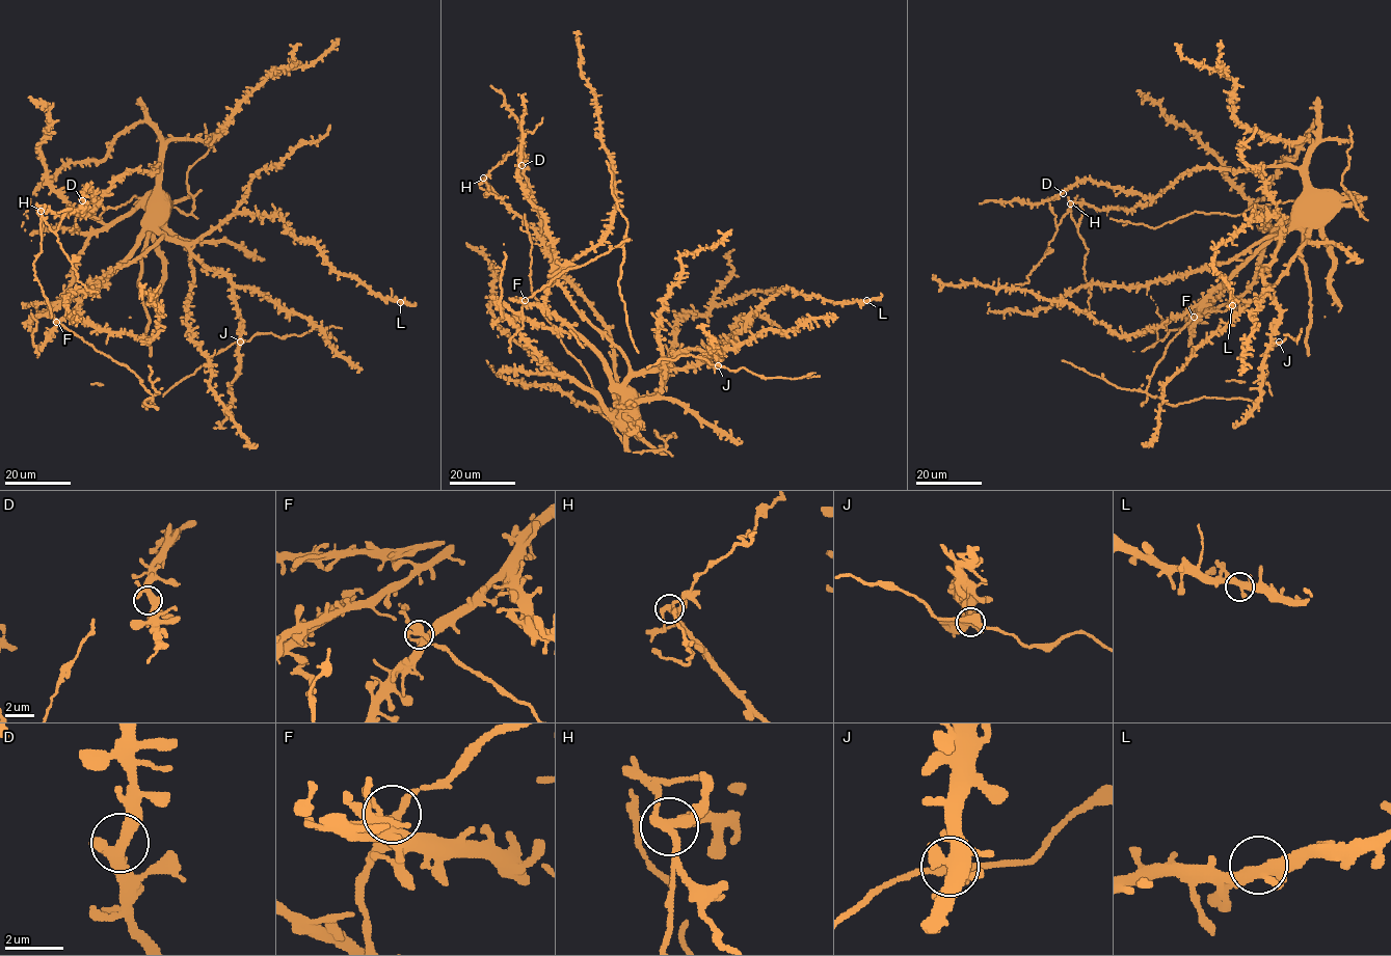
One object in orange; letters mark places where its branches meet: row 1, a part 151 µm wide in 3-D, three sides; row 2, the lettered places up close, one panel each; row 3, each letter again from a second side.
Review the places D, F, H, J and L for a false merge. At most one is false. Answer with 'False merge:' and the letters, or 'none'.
False merge: H

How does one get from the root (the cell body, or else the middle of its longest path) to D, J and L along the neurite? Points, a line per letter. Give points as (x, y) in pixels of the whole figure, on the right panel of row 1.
D: (1303, 208), (1303, 176), (1289, 166), (1246, 170), (1194, 167), (1151, 197), (1089, 180), (1078, 181), (1063, 193)
J: (1303, 208), (1262, 273), (1267, 294), (1280, 312), (1272, 336), (1274, 343), (1279, 342)
L: (1303, 208), (1281, 243), (1282, 220), (1272, 214), (1252, 217), (1216, 247), (1213, 269), (1230, 287), (1232, 305)

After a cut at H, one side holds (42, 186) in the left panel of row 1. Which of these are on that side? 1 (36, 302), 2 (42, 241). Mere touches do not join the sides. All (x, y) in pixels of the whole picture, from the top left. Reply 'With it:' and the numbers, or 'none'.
With it: 1

